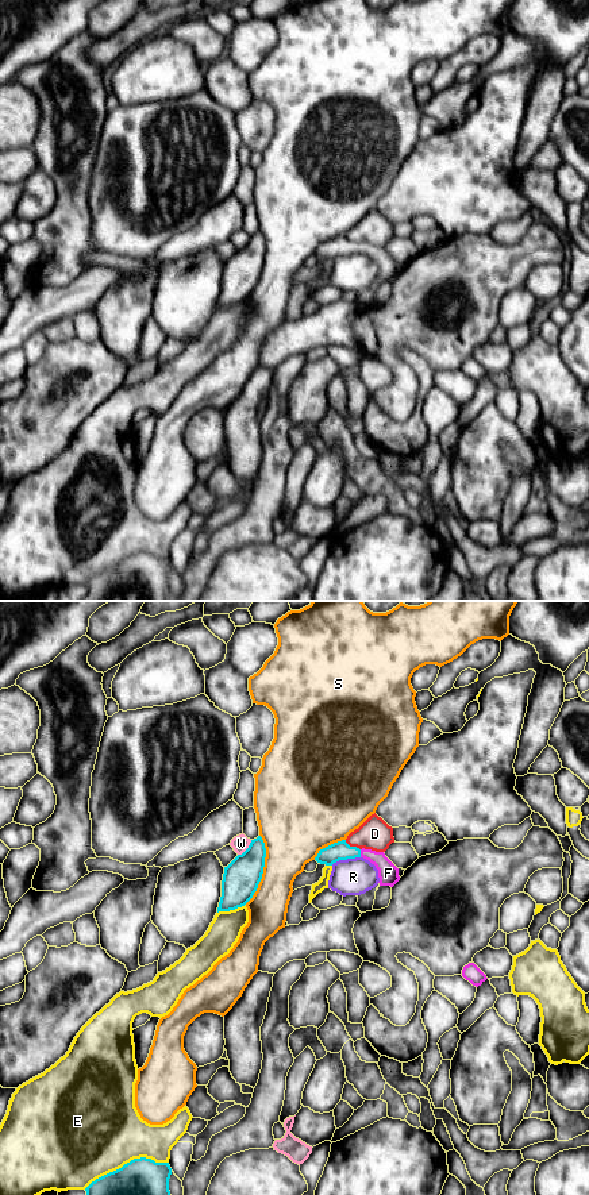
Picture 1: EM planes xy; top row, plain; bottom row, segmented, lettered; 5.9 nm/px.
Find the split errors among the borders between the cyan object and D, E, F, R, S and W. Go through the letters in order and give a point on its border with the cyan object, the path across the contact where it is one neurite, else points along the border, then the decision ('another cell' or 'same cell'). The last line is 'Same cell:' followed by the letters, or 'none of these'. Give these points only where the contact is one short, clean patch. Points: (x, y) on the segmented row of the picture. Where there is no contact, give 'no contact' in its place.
D: meets cyan in xy at (353, 847); another cell
E: meets cyan in xy at (127, 1163); another cell
F: meets cyan in xy at (360, 854); runs through xy (338, 851), (360, 854), (373, 856), (388, 872); same cell
R: meets cyan in xy at (345, 859); border along xy (360, 856), (339, 859), (331, 864); another cell
S: meets cyan in xy at (262, 870); another cell
W: meets cyan in xy at (247, 848); another cell
Same cell: F

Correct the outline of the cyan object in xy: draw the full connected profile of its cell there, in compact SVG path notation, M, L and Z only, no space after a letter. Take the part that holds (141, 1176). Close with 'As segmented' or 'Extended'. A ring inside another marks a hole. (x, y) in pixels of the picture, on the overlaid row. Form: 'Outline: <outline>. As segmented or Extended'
Outline: M140 1157L96 1179L85 1191L86 1195L170 1195L170 1175L169 1163Z. As segmented

